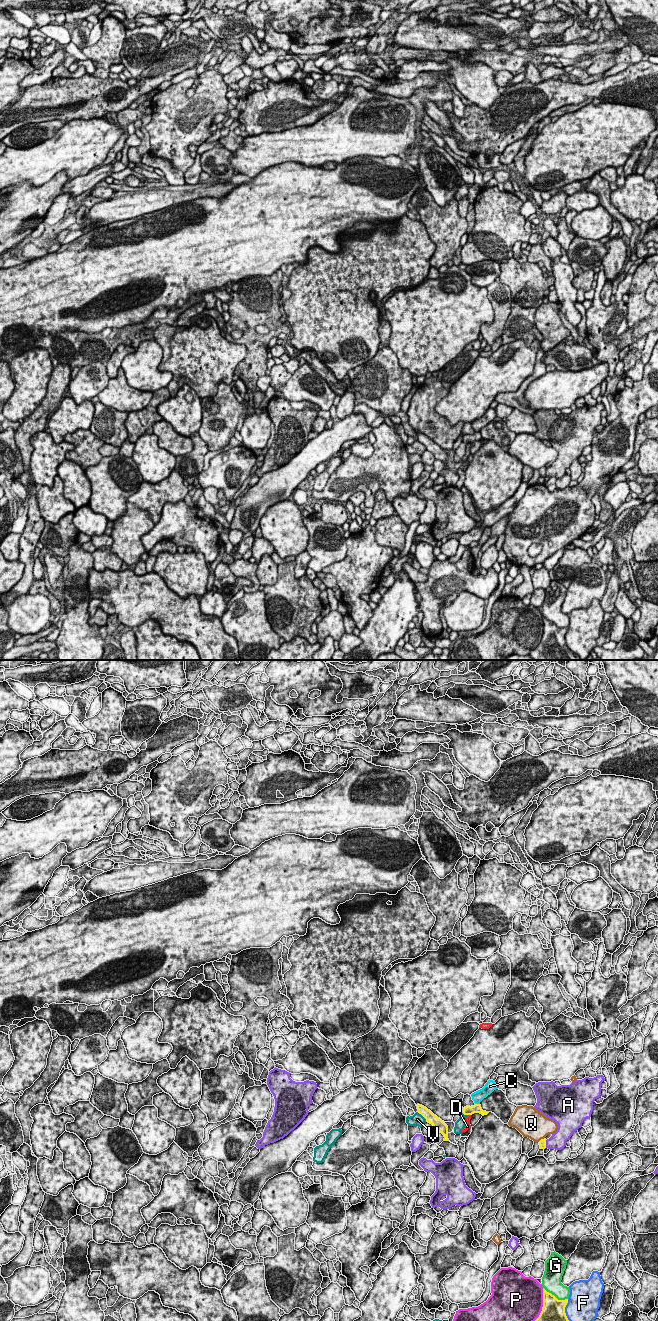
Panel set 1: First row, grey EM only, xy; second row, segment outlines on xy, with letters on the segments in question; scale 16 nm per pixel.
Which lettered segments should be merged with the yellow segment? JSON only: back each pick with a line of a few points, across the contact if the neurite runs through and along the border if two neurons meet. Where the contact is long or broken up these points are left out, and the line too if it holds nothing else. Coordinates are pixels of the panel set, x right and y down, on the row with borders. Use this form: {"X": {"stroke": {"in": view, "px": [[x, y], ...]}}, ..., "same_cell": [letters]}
{"same_cell": []}

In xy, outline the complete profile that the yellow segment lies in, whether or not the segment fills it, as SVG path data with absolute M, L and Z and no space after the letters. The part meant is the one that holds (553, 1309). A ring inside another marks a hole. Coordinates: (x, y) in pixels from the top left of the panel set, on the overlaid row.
M543 1288L543 1307L535 1321L569 1321L565 1313L567 1303L568 1299L558 1300Z

